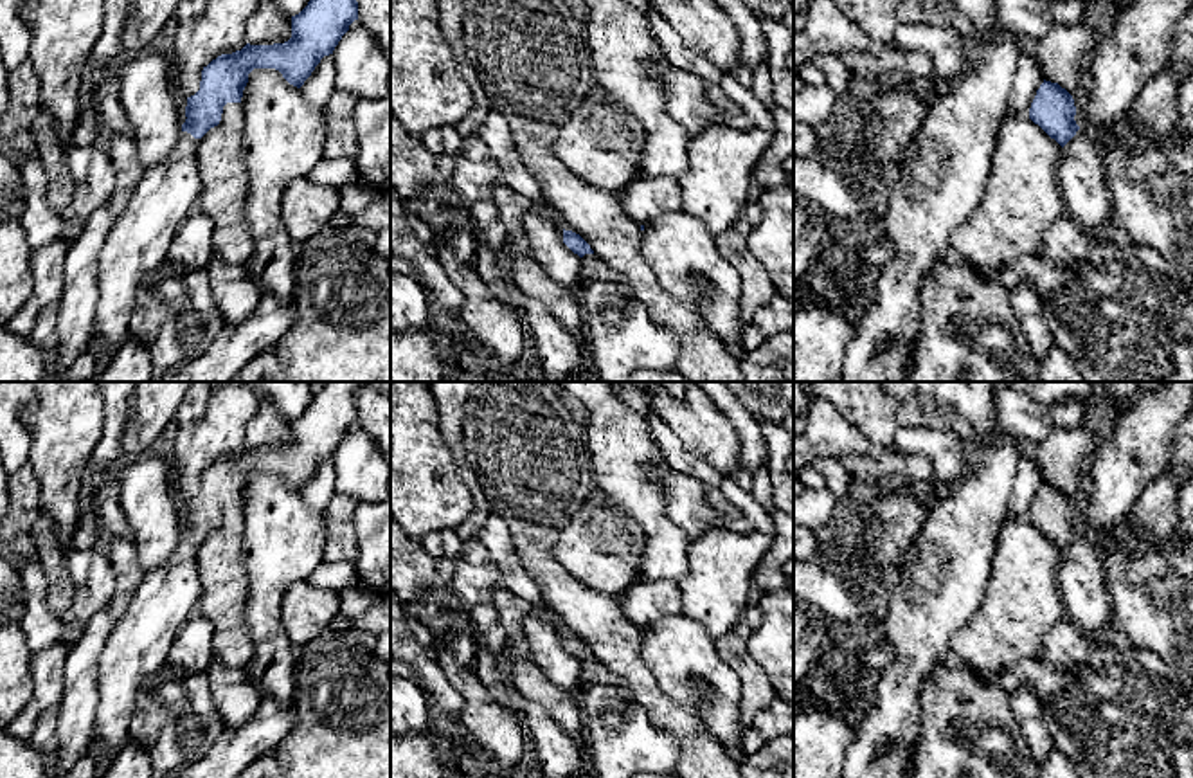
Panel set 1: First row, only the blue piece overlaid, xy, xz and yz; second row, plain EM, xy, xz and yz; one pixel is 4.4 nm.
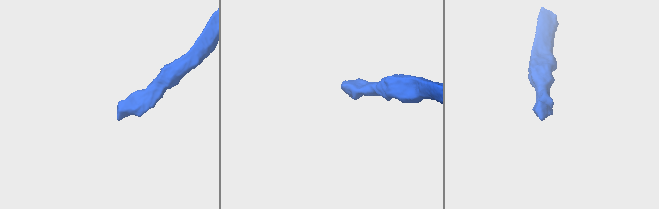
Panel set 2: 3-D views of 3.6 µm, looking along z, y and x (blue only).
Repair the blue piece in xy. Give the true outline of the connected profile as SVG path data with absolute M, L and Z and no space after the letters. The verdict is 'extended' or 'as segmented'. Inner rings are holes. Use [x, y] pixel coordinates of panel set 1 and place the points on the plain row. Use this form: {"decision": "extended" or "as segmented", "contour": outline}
{"decision": "extended", "contour": "M322 382L308 409L292 420L288 445L247 447L203 470L200 493L187 501L187 522L173 555L144 576L101 654L99 702L90 747L101 764L128 742L139 686L166 665L173 639L196 614L202 540L220 528L227 506L241 506L254 472L275 472L290 488L300 492L358 423L356 394L363 387L390 394L390 382Z"}

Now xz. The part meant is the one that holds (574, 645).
{"decision": "extended", "contour": "M563 632L563 647L579 659L579 679L581 684L608 684L621 686L623 681L612 674L605 665L601 665L590 648L576 636Z"}

